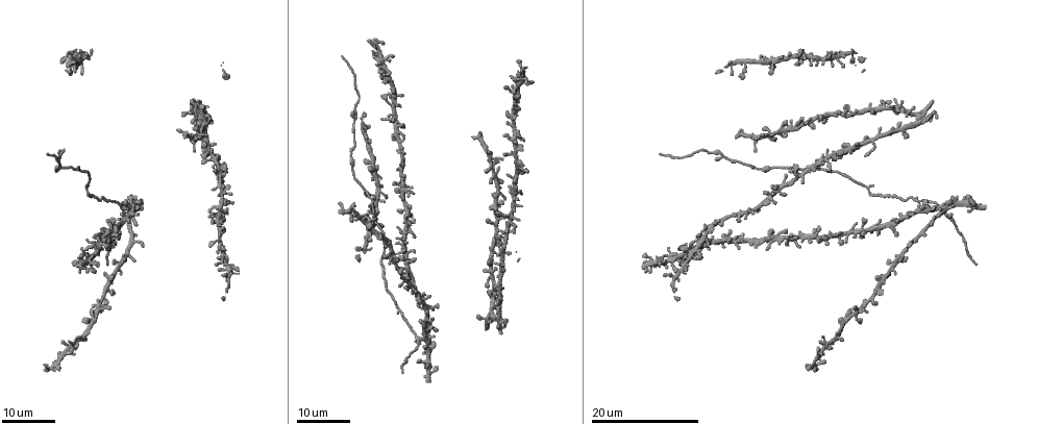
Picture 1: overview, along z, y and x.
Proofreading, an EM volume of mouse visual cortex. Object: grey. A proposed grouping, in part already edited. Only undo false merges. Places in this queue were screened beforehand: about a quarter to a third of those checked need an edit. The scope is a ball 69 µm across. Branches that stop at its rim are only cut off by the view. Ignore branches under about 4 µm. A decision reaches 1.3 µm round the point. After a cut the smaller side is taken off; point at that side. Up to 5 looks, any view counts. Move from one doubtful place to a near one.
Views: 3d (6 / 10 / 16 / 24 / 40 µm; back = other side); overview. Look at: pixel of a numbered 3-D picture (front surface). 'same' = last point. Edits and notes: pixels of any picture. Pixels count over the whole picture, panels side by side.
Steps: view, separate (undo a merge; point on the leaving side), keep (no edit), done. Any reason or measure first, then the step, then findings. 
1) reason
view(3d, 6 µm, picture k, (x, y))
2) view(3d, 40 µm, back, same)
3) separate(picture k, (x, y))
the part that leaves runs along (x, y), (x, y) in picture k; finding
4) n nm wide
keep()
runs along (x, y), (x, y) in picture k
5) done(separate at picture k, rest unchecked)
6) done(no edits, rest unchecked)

four or more arms meet
view(3d, 24 µm, picture 1, (768, 132))

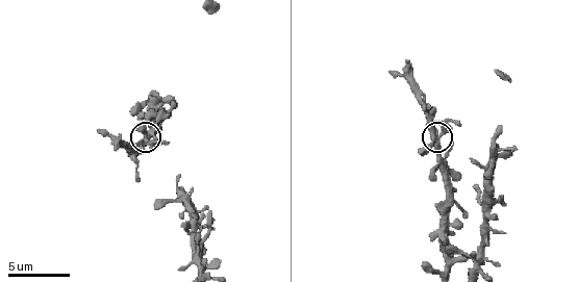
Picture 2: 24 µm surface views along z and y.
view(3d, 6 µm, picture 2, (145, 135))

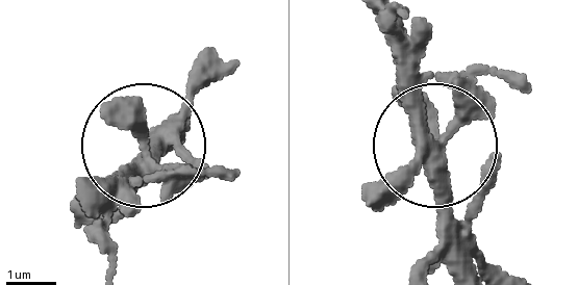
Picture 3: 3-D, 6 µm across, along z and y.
4 arms
keep()
runs along (471, 269), (422, 121), (418, 58), (388, 25) in picture 3; all the same cell

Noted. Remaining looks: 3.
arms run side by side
view(3d, 16 µm, picture 1, (846, 111))

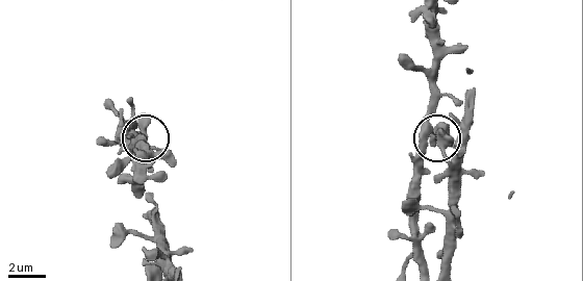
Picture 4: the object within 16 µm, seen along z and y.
view(3d, 6 µm, same)

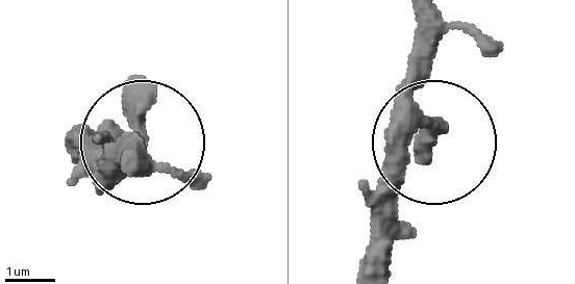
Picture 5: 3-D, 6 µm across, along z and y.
keep()
continuous, no second cell

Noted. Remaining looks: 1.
done(no edits, rest unchecked)

